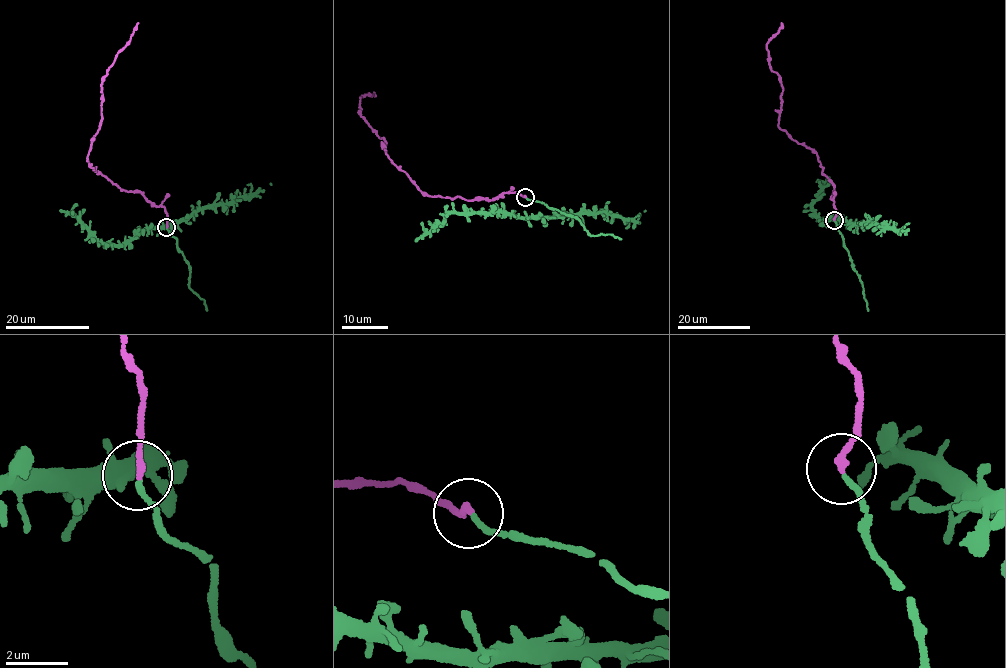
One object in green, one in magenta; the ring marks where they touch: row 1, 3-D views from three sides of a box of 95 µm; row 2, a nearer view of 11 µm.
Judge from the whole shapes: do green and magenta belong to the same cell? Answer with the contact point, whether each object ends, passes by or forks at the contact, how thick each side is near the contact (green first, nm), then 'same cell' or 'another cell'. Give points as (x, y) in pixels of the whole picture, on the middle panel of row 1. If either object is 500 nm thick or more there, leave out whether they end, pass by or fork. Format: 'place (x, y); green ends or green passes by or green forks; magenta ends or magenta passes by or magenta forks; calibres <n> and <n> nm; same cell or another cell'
place (525, 197); green ends; magenta ends; calibres 170 and 240 nm; same cell

